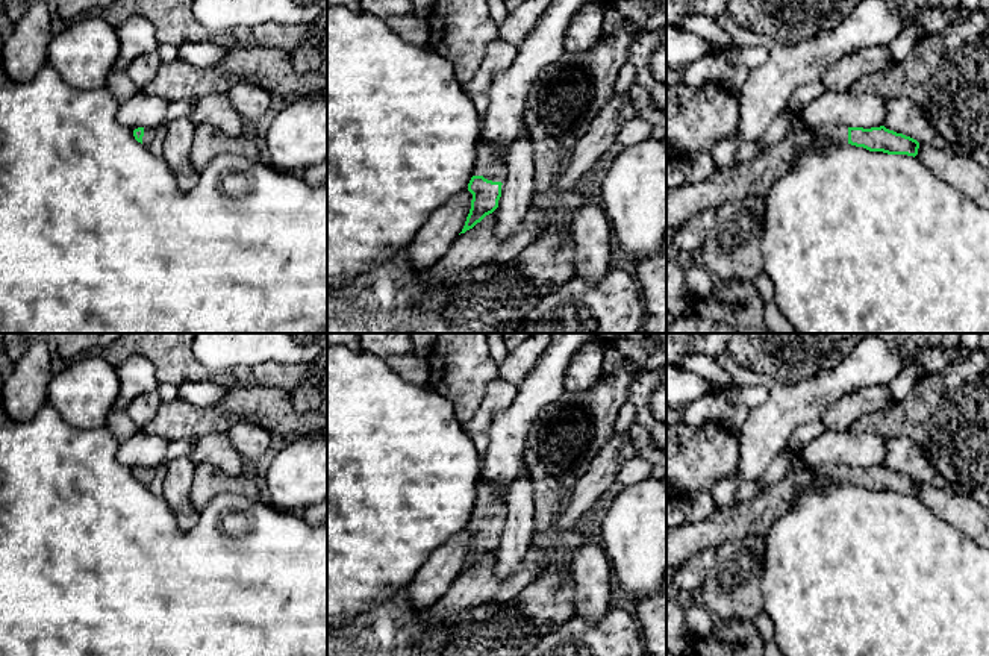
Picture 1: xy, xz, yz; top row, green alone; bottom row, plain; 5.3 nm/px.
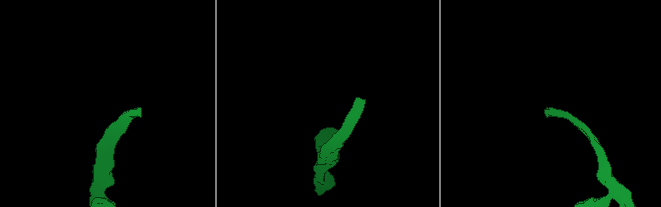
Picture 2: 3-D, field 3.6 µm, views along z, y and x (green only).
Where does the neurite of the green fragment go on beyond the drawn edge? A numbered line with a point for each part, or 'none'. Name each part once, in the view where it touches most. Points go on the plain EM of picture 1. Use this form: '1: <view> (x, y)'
1: xz (489, 503)

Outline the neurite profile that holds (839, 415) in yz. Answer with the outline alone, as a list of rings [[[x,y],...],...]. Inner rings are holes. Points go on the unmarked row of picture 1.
[[[872,385],[830,405],[822,414],[821,423],[828,430],[848,430],[854,421],[875,414],[894,400],[889,385]]]

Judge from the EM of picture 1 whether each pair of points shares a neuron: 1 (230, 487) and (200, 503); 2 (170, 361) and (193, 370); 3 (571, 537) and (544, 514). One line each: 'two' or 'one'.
1: one
2: one
3: one

